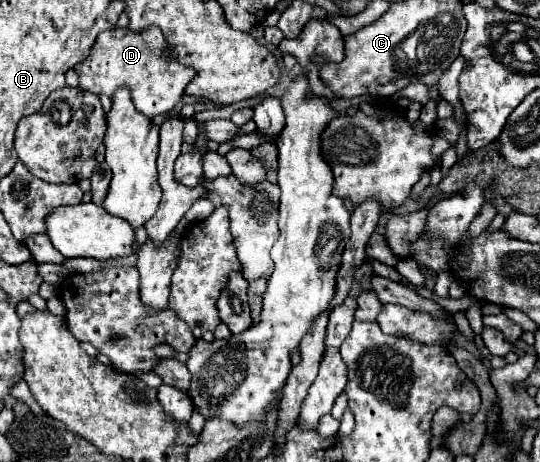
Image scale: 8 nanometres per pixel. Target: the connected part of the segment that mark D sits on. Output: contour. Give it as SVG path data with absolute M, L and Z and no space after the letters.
M156 25L144 31L132 31L128 27L104 31L92 45L92 53L78 67L74 67L80 79L80 87L94 91L96 95L104 93L108 97L112 97L118 87L130 87L132 101L140 113L146 117L168 113L176 103L182 101L184 89L196 71L174 59L166 45L168 41Z

